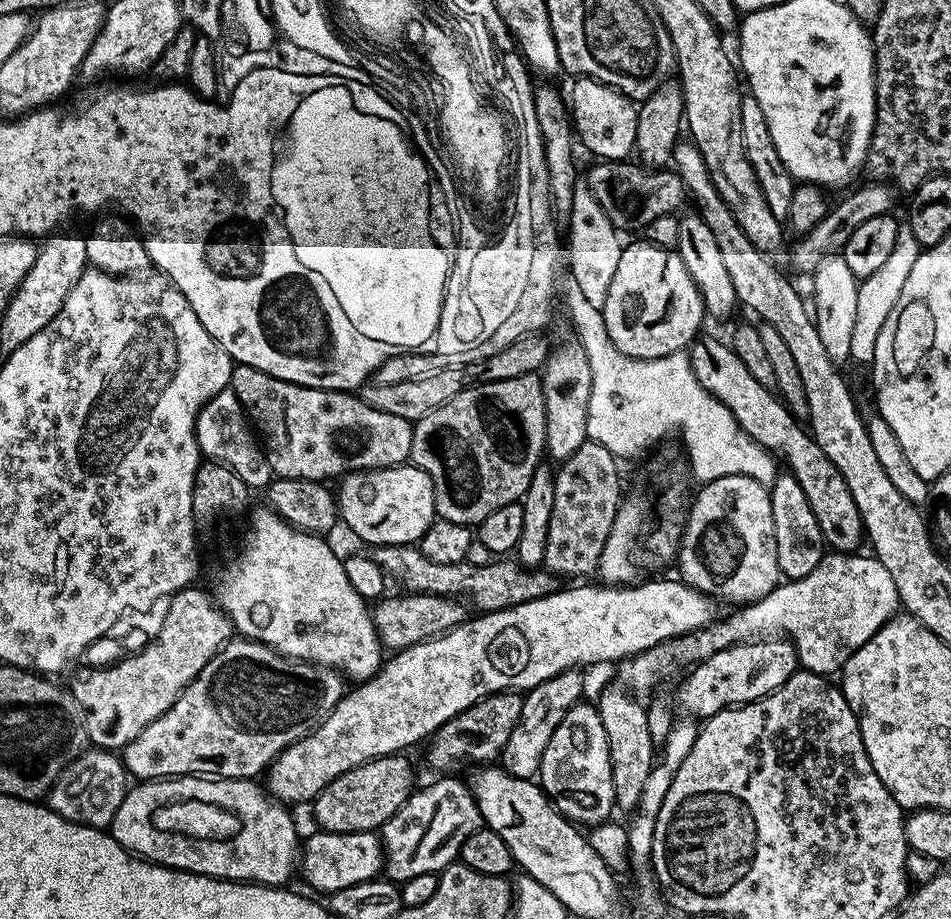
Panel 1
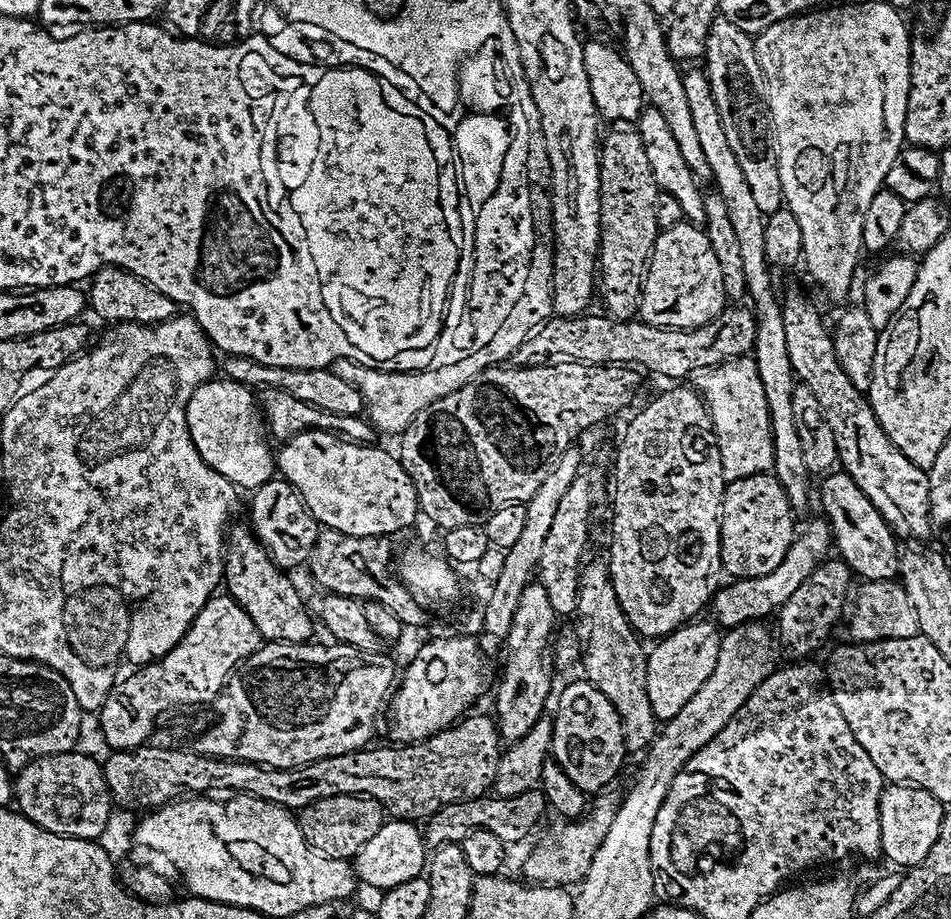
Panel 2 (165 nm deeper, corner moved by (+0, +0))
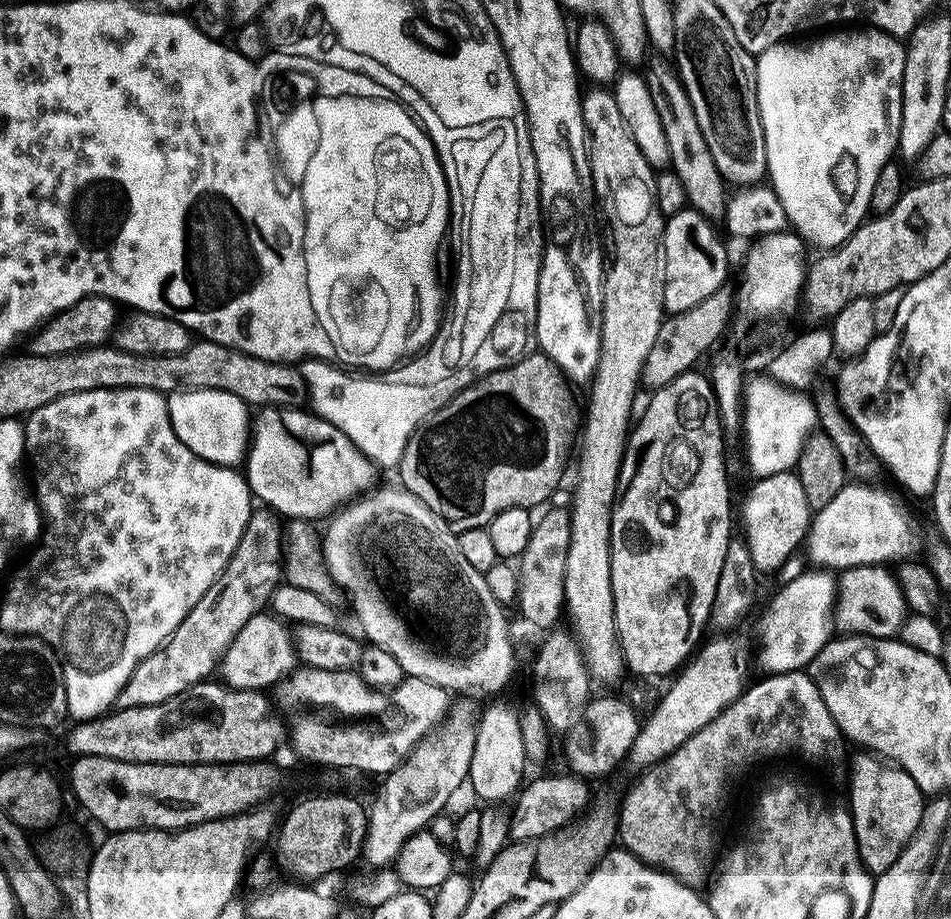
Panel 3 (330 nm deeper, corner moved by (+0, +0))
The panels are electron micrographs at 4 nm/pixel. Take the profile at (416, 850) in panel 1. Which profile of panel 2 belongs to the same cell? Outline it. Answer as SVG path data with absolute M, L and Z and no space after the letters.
M533 790L524 792L520 796L505 796L503 798L495 794L485 794L473 800L463 800L457 804L447 804L427 817L428 832L426 828L426 840L429 845L439 846L459 842L479 828L488 828L498 838L504 840L505 845L513 846L519 840L524 840L532 832L532 827L543 818L546 813L546 801L543 791Z

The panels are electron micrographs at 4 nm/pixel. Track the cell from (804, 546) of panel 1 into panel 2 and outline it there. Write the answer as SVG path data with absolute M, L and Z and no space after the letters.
M700 69L687 70L681 77L683 94L690 109L694 131L702 154L709 163L712 184L722 198L729 211L730 223L734 235L738 237L738 247L742 249L742 270L746 274L746 296L756 317L756 337L750 353L756 362L758 378L762 378L762 390L766 394L768 417L772 427L772 467L776 481L786 490L786 498L794 510L800 510L808 504L808 487L813 477L806 470L806 461L802 455L802 446L794 427L794 413L790 407L790 398L794 387L794 373L790 366L790 353L786 351L786 326L781 297L772 289L770 265L766 260L766 234L764 233L765 213L755 205L754 194L751 193L743 177L742 168L738 164L734 152L726 142L725 131L721 128L716 100L712 96L707 75Z

